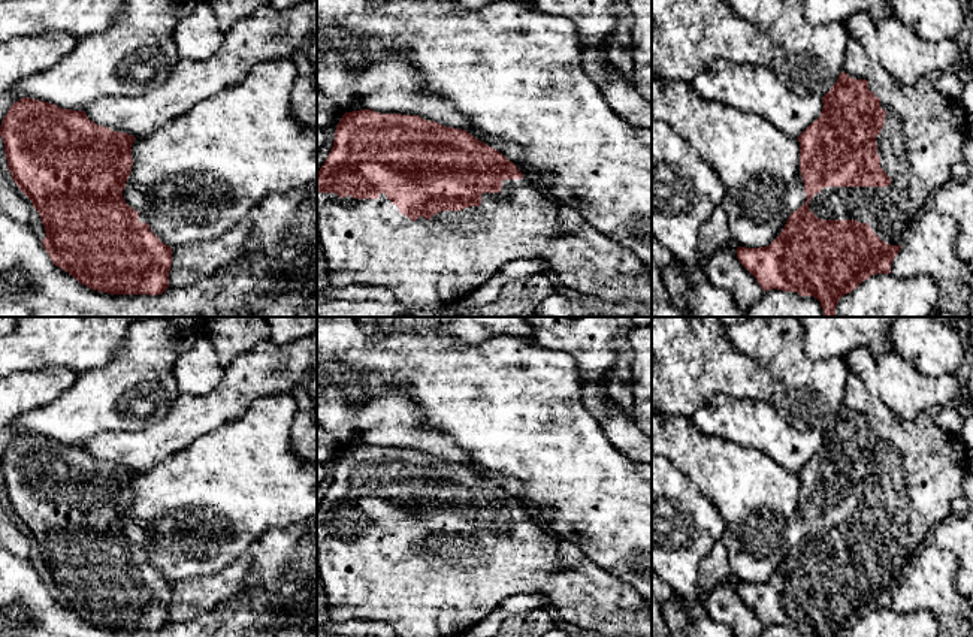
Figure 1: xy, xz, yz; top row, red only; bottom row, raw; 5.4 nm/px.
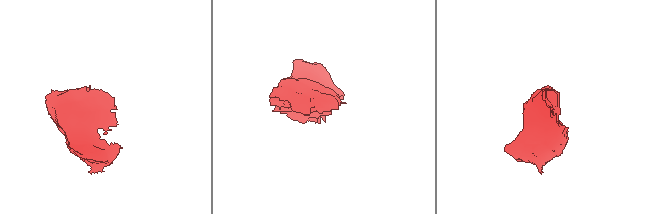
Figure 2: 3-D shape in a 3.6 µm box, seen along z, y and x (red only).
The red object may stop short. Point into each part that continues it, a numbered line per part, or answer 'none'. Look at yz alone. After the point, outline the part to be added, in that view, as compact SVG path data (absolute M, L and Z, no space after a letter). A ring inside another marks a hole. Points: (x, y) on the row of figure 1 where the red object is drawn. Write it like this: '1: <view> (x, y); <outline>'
1: yz (922, 136); M856 40L849 42L843 72L853 79L867 79L868 90L880 99L880 108L886 111L883 129L876 136L876 145L880 167L891 178L891 184L888 187L825 187L812 197L809 209L821 220L867 223L883 242L903 247L924 212L927 197L948 185L954 179L954 164L963 161L963 145L969 133L967 114L960 100L943 96L934 87L933 79L921 78L915 85L901 85L880 64L871 61Z

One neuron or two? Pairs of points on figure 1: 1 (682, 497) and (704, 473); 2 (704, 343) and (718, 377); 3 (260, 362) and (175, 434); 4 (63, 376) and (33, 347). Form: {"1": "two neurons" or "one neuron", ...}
{"1": "two neurons", "2": "one neuron", "3": "one neuron", "4": "two neurons"}

